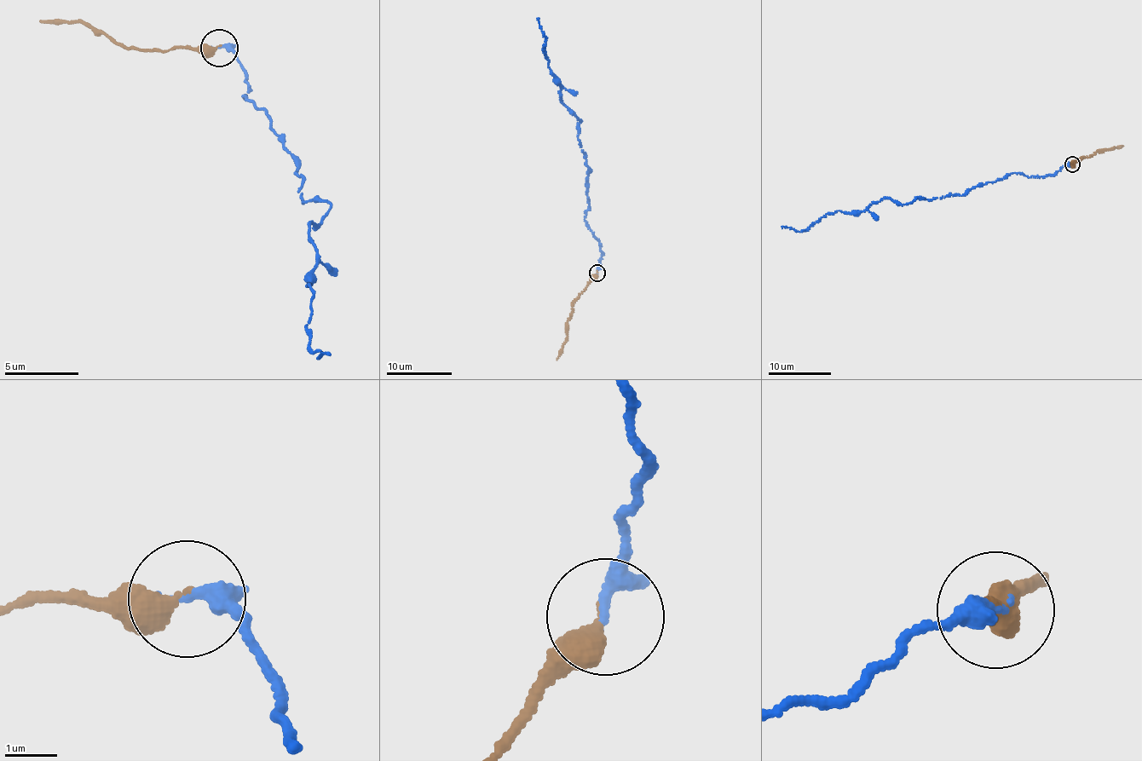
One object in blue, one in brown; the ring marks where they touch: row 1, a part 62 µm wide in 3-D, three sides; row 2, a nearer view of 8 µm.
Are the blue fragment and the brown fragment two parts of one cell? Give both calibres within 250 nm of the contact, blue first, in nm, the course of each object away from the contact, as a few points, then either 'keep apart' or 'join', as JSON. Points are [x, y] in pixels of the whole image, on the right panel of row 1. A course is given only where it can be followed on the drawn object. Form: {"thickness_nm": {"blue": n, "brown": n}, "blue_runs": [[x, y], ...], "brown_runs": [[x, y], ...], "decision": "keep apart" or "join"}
{"thickness_nm": {"blue": 220, "brown": 360}, "blue_runs": [[1072, 164], [782, 228]], "brown_runs": [[1072, 164], [1096, 152], [1123, 146]], "decision": "keep apart"}

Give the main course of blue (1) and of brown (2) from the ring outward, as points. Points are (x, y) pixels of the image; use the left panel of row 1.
1: (221, 47), (236, 53), (245, 99), (287, 140), (302, 202), (329, 203), (310, 225), (306, 328), (330, 357)
2: (221, 47), (125, 49), (83, 23), (38, 20)

